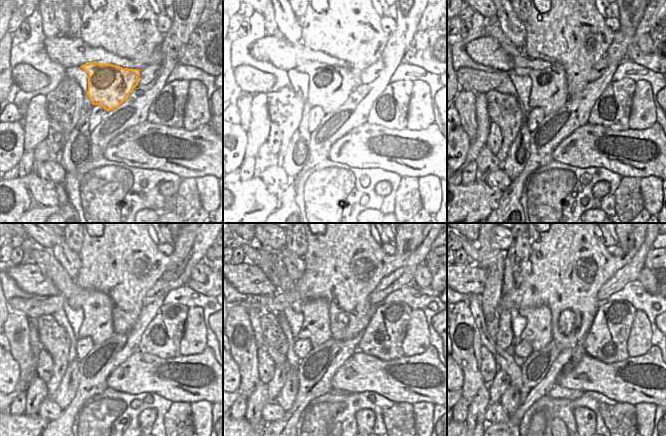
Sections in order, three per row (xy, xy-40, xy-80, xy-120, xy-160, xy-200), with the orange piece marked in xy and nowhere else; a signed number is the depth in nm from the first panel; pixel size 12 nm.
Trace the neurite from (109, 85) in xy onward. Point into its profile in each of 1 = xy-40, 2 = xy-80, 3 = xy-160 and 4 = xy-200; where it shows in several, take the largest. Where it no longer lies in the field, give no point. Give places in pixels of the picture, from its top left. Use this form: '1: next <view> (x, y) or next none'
1: next xy-40 (330, 86)
2: next xy-80 (550, 92)
3: next xy-160 (316, 327)
4: next xy-200 (538, 332)

